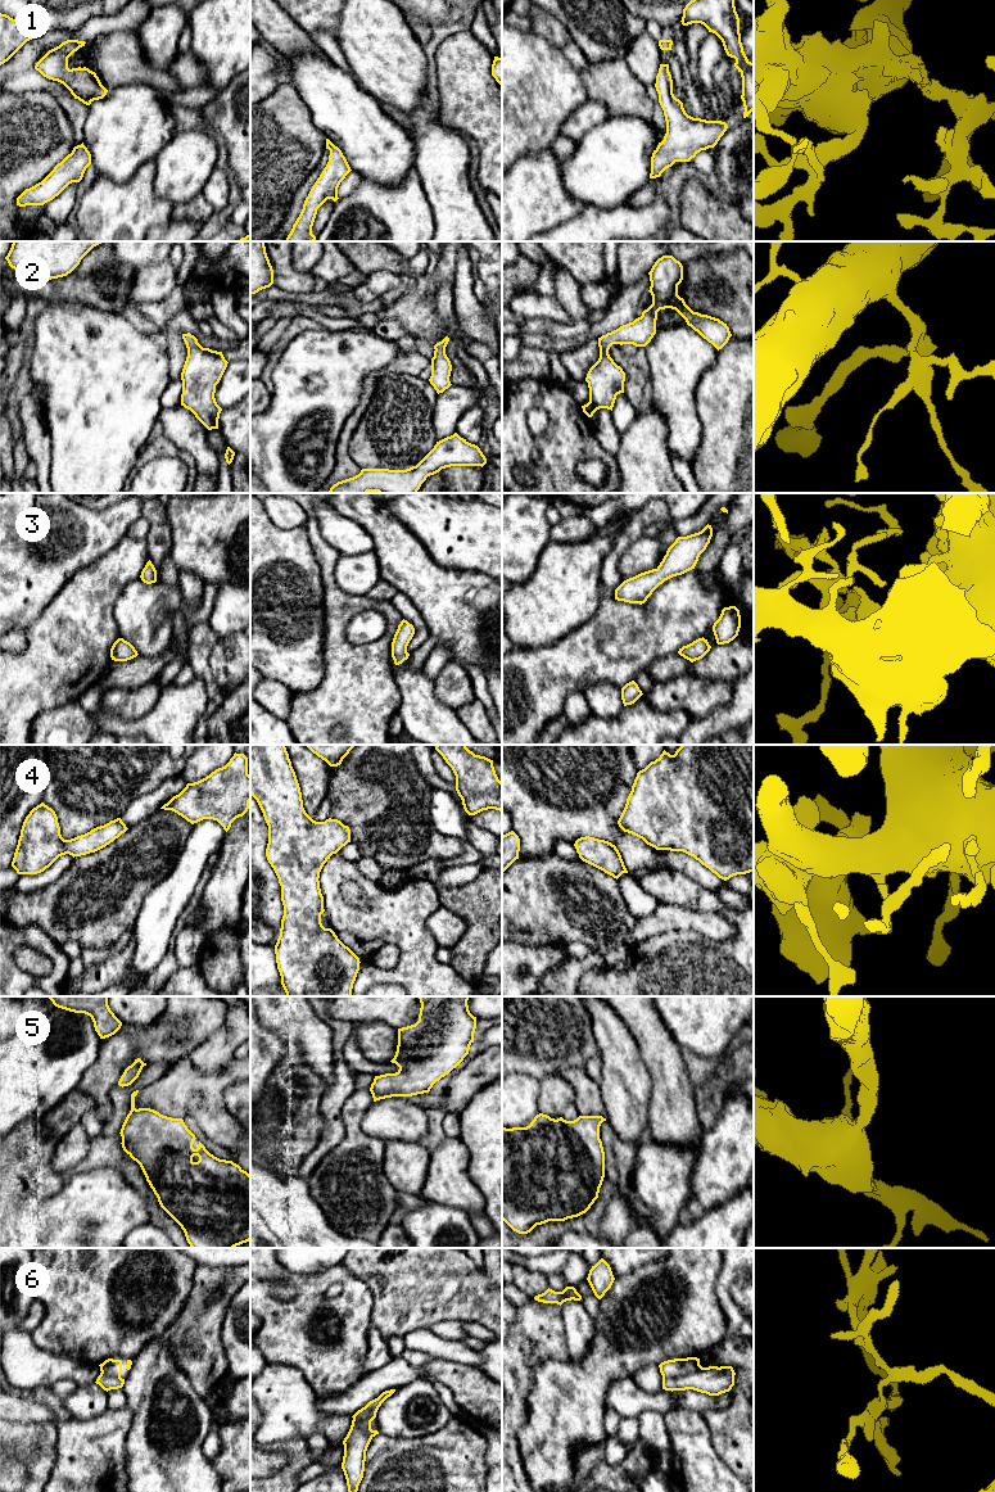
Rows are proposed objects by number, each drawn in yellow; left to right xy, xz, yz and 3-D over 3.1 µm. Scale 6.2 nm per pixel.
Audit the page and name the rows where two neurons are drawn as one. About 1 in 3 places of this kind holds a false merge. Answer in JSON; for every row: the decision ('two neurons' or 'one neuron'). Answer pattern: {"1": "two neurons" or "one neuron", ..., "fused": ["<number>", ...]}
{"1": "one neuron", "2": "one neuron", "3": "one neuron", "4": "one neuron", "5": "one neuron", "6": "two neurons", "fused": ["6"]}

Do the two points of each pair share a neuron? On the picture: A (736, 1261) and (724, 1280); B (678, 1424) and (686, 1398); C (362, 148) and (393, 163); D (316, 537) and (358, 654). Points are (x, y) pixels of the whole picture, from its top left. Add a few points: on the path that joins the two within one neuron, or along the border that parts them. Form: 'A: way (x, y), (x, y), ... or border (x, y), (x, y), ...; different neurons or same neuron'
A: way (732, 1266), (728, 1275); same neuron
B: border (682, 1407), (690, 1407), (701, 1413); different neurons
C: way (370, 148), (378, 148), (385, 156); same neuron
D: way (328, 568), (328, 581), (335, 600), (335, 628); same neuron

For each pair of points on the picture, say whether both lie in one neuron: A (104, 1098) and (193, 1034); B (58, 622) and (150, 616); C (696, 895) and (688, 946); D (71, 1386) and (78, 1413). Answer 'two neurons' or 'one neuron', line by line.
A: one neuron
B: two neurons
C: one neuron
D: two neurons

